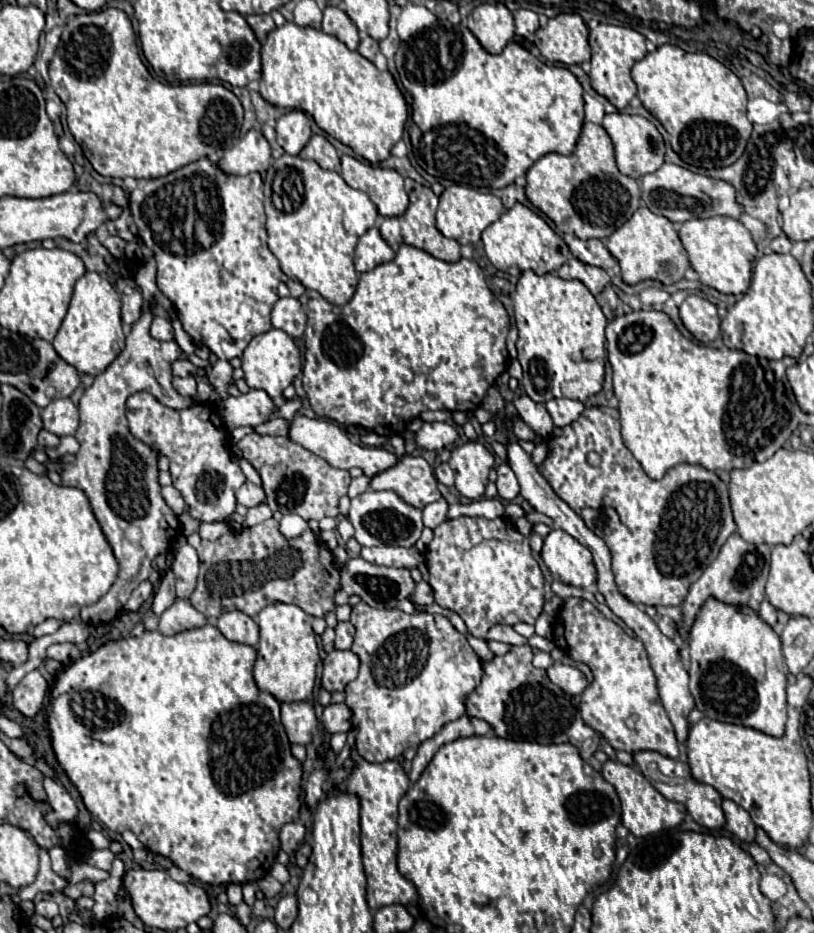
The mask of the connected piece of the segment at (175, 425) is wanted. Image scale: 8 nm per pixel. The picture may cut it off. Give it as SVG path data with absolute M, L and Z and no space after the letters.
M135 392L127 398L127 420L131 432L155 446L171 460L173 486L183 494L189 514L203 522L229 520L235 512L235 490L245 482L239 464L231 458L229 432L219 422L213 404L195 404L187 410L171 410L157 402L149 392Z

